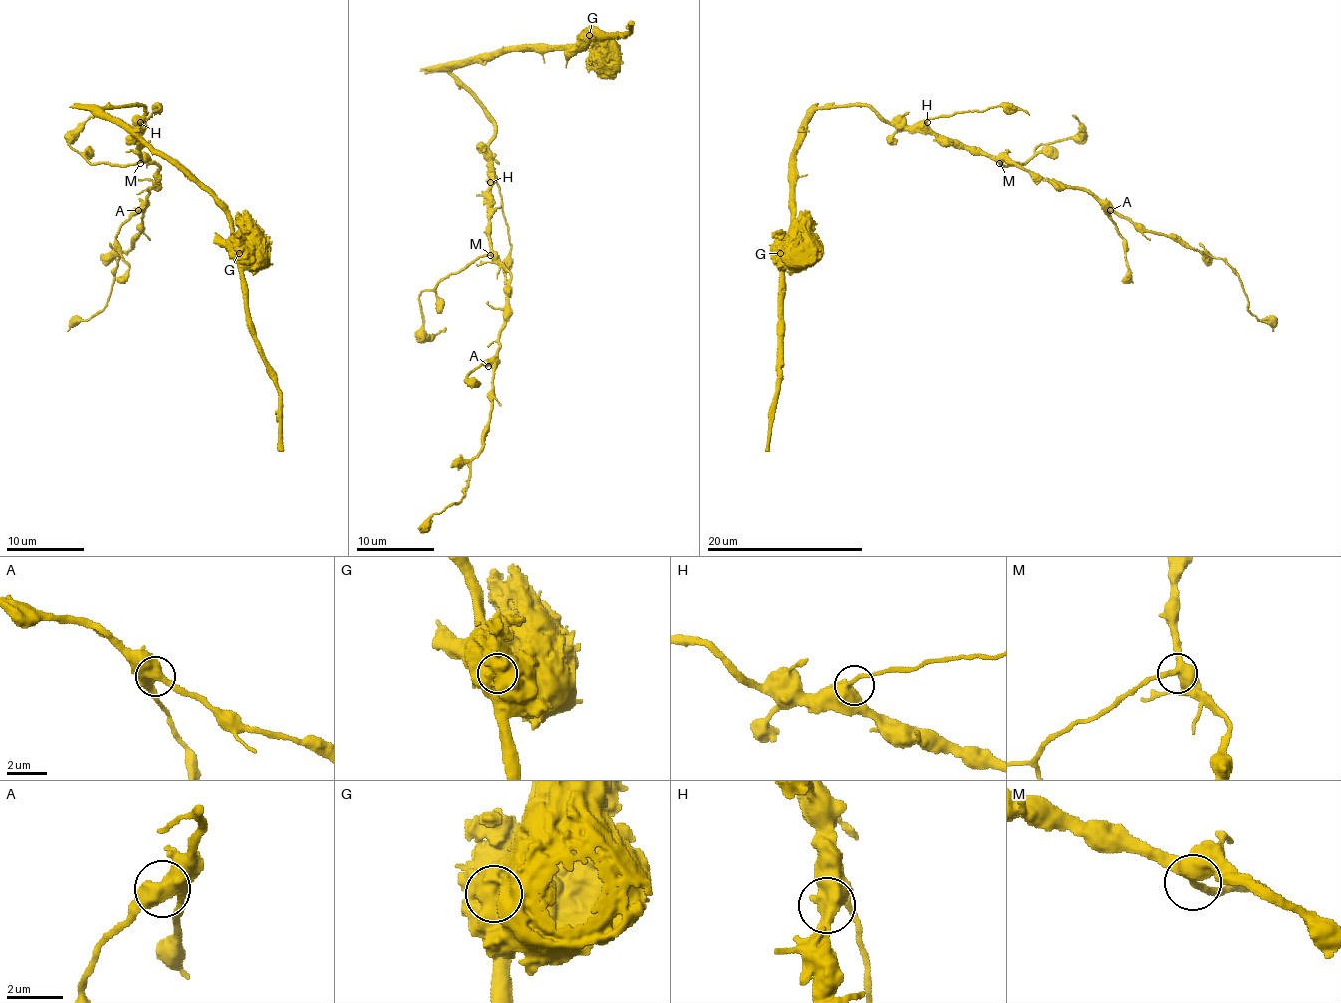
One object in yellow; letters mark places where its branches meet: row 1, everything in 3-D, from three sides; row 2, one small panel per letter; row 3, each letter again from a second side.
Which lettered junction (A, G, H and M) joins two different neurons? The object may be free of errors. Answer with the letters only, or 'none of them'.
G

